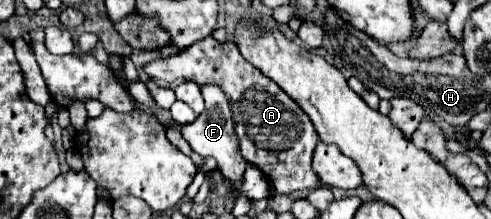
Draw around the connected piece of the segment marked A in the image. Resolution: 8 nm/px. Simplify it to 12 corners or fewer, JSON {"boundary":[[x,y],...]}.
{"boundary":[[208,36],[146,64],[220,86],[244,160],[276,192],[320,184],[318,132],[236,44]]}

